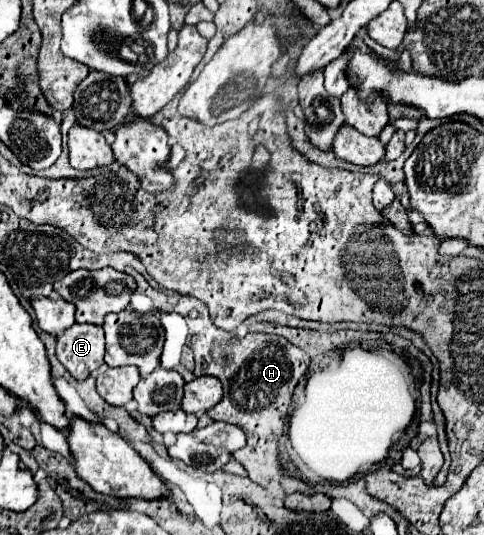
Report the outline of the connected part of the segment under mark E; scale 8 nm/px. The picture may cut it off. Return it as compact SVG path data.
M74 323L58 337L56 357L74 379L84 381L94 369L98 369L104 363L102 327Z

